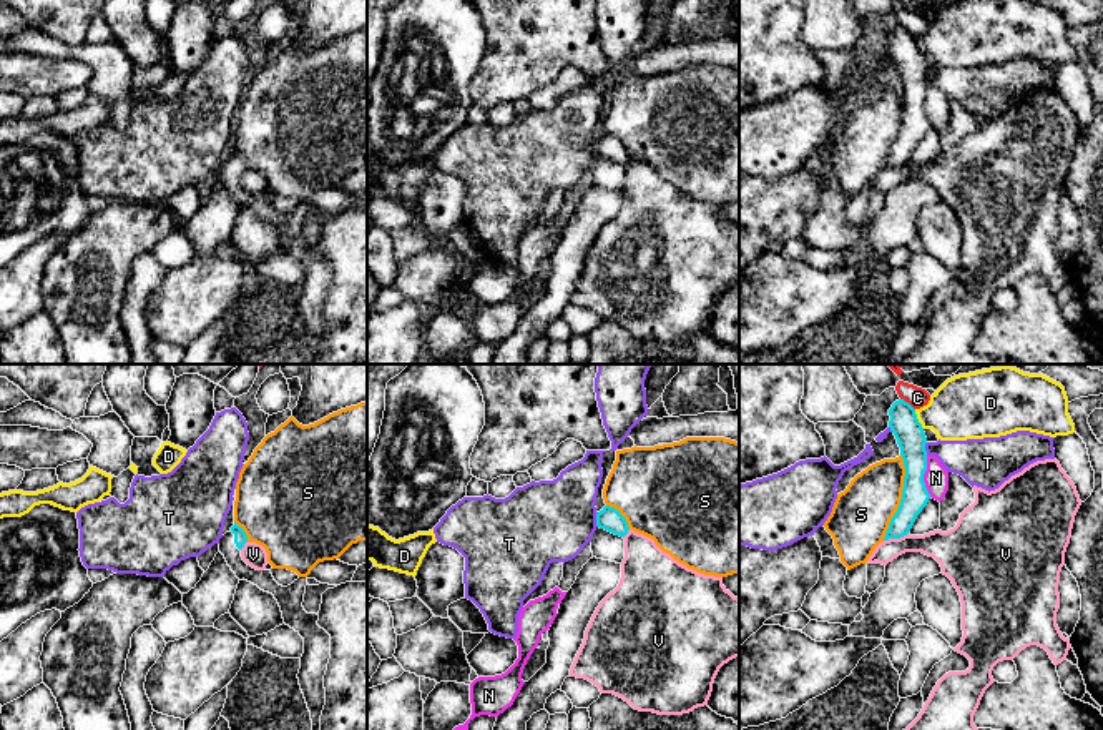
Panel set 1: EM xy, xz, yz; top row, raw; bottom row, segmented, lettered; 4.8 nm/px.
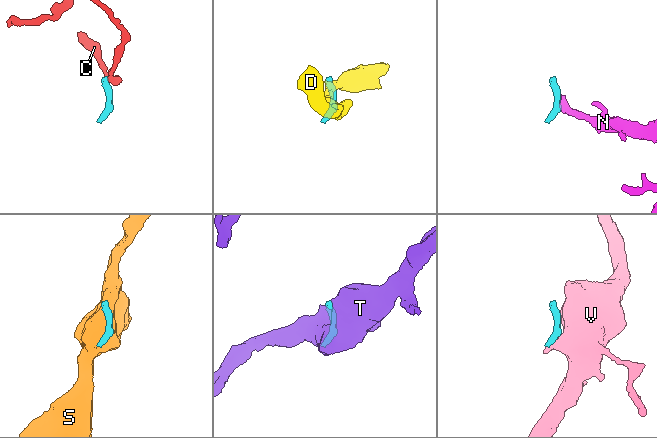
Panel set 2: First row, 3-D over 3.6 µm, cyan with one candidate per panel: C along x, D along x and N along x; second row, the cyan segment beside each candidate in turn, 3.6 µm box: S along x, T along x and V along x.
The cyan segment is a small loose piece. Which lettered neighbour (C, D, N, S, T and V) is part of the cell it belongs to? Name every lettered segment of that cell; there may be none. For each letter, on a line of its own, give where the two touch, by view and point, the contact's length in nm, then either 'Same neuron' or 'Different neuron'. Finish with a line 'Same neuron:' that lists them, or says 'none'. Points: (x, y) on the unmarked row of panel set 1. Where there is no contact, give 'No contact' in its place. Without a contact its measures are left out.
C: Touches cyan at yz (907, 30). Shared border 90 nm. Different neuron
D: Touches cyan at yz (917, 47). Shared border 110 nm. Different neuron
N: Touches cyan at yz (922, 103). Shared border 200 nm. Different neuron
S: Touches cyan at yz (902, 125). Shared border 420 nm. Different neuron
T: Touches cyan at xz (597, 147). Shared border 70 nm. Different neuron
V: Touches cyan at yz (896, 165). Shared border 130 nm. Different neuron
Same neuron: none

